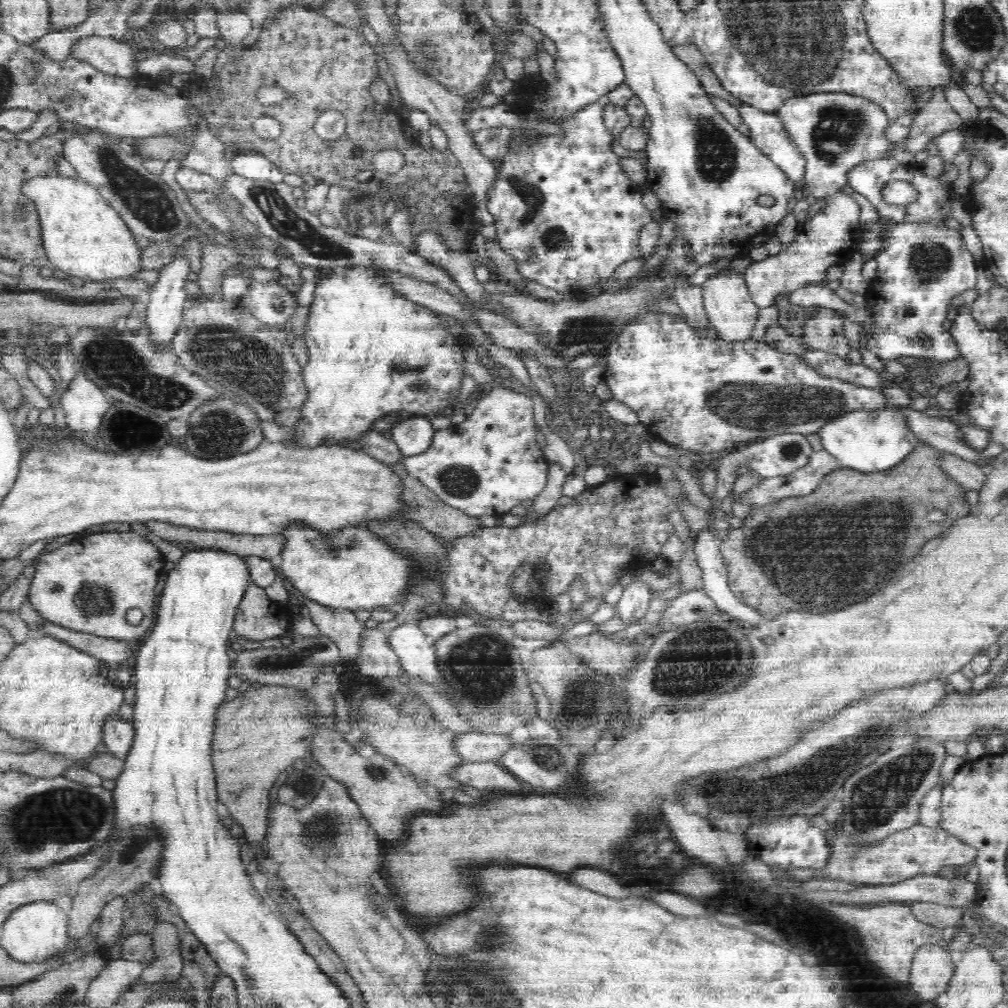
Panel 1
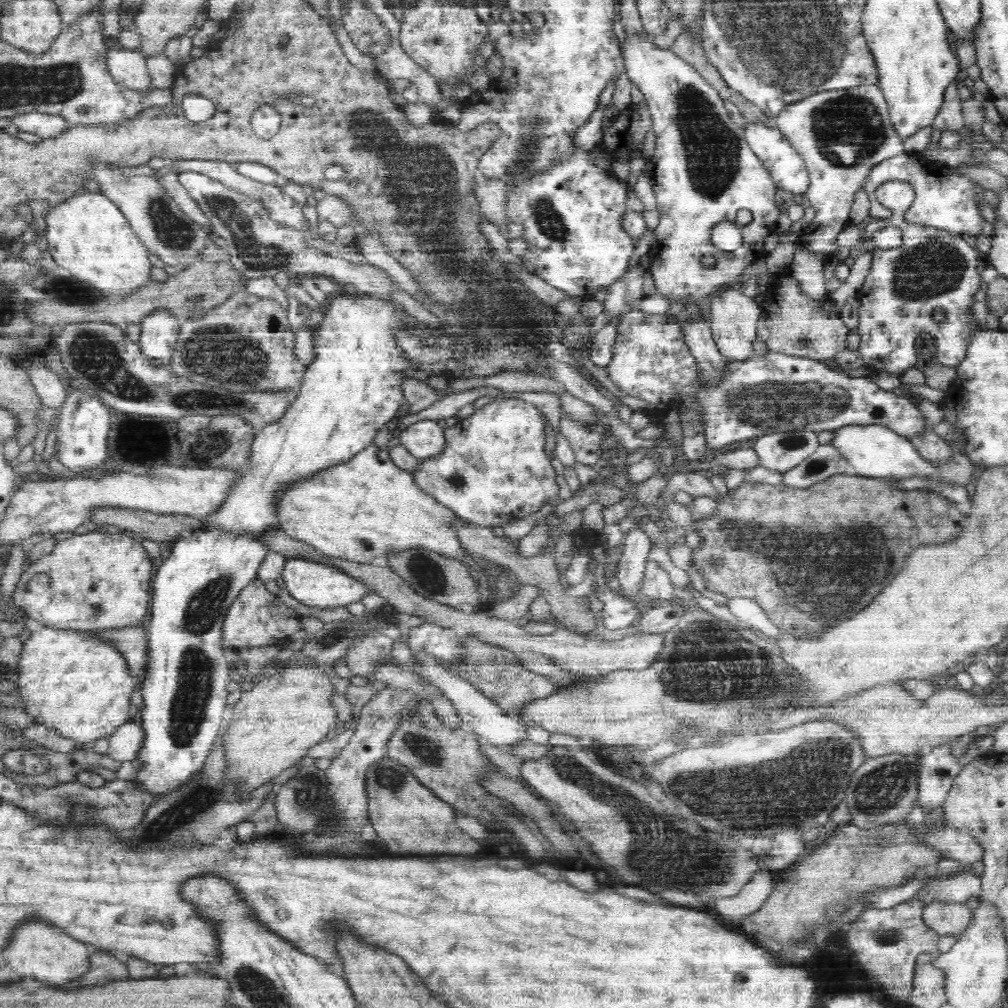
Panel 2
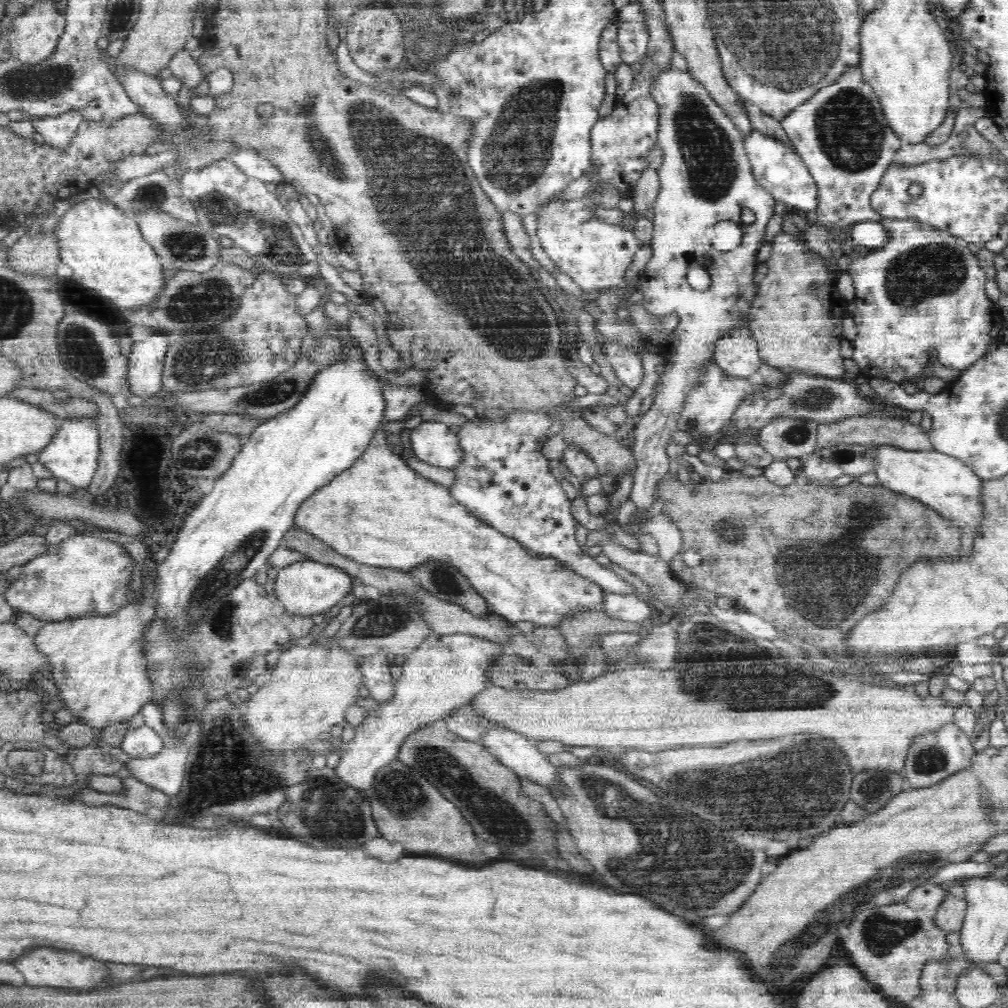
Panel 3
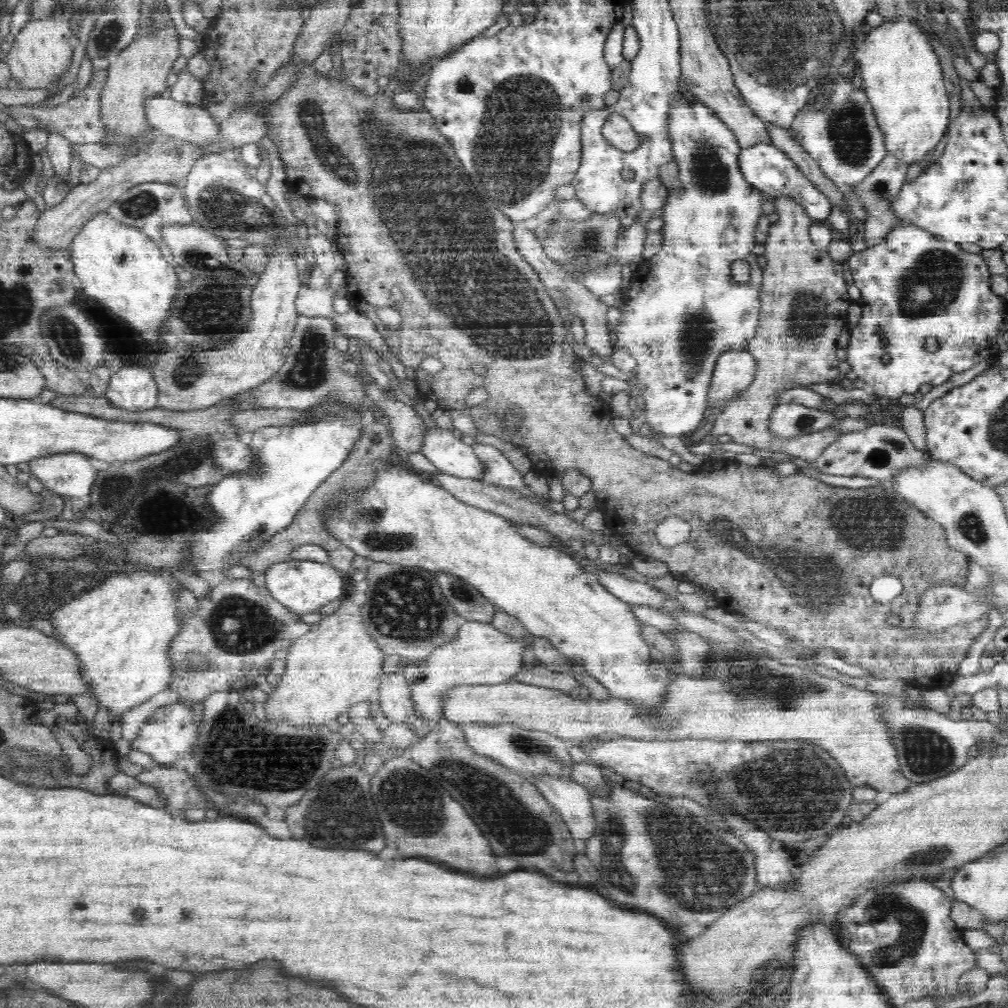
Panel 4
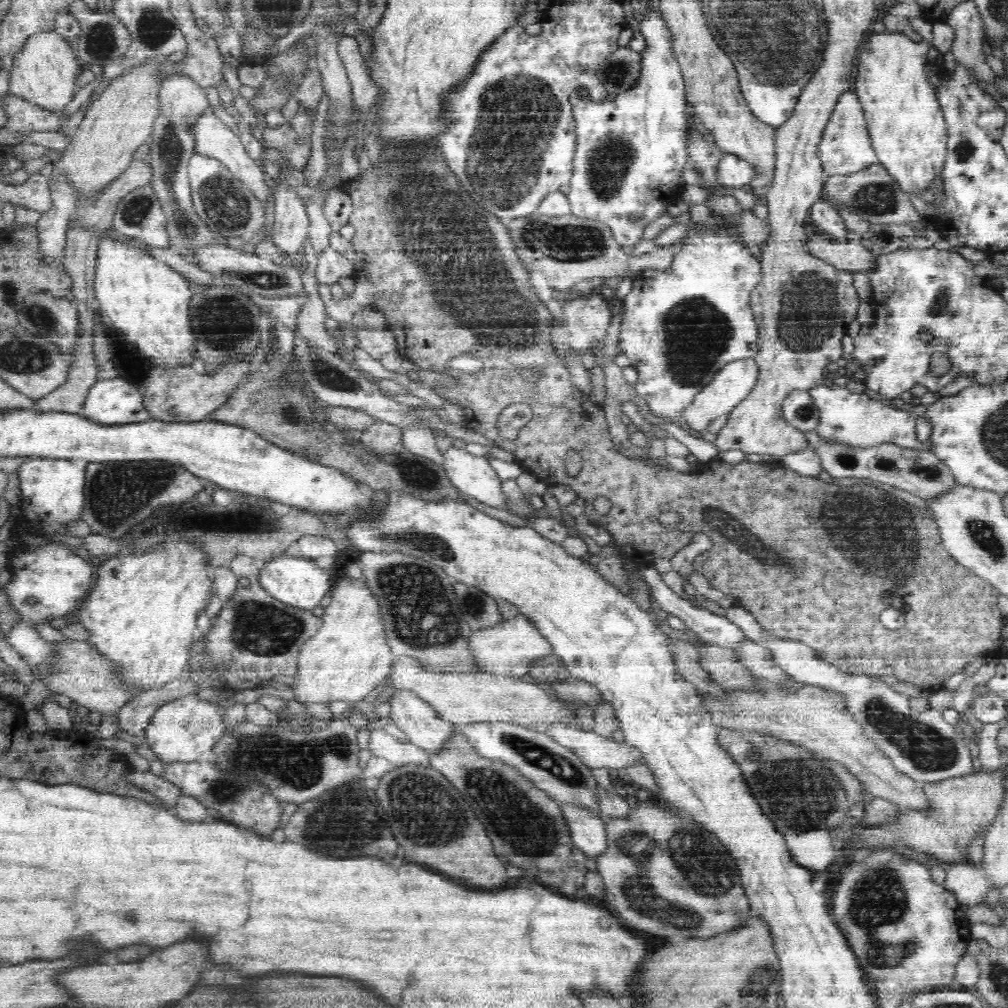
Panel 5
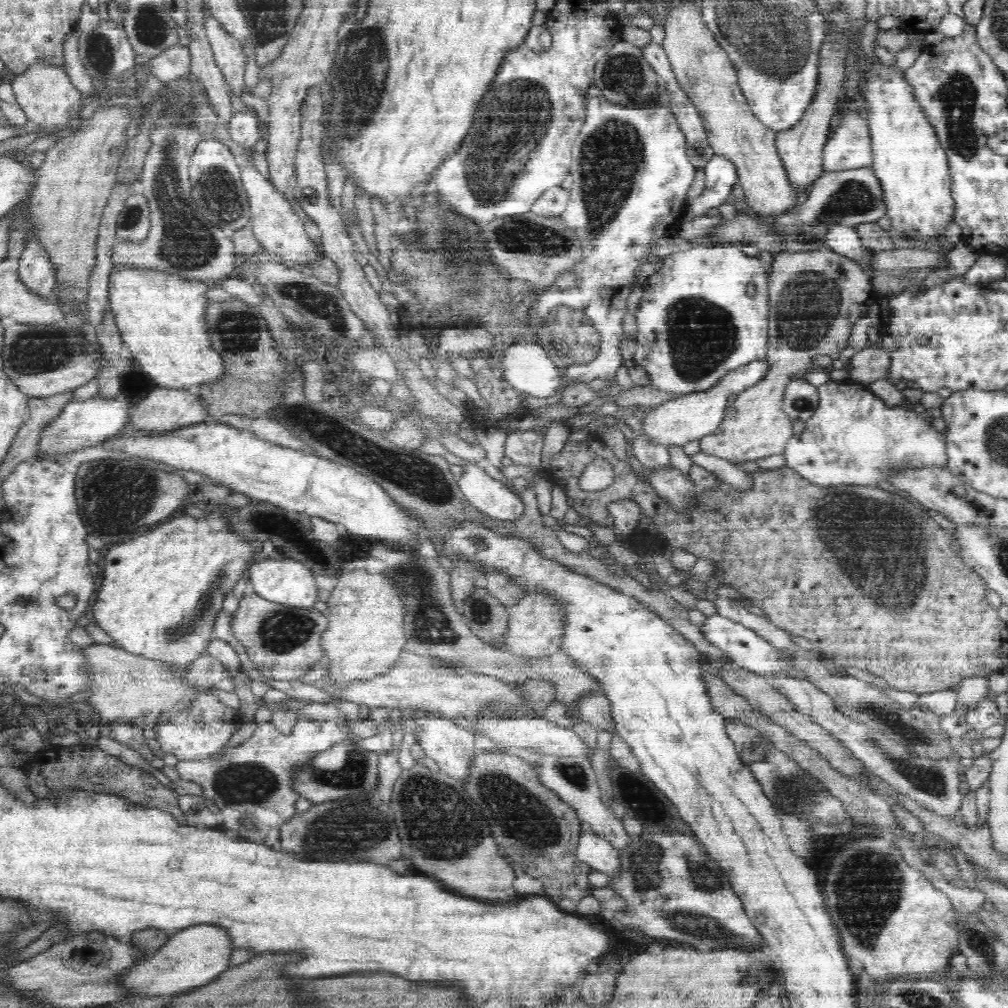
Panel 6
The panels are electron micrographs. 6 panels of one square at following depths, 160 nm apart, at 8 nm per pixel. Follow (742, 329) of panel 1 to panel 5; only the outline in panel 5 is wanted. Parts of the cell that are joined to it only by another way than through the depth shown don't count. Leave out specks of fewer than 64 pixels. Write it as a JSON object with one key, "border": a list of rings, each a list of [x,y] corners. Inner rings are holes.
{"border":[[[755,358],[738,360],[724,366],[722,370],[716,373],[708,386],[702,388],[686,406],[682,406],[682,410],[678,410],[678,414],[674,414],[673,424],[696,436],[703,430],[708,430],[712,420],[716,420],[718,416],[723,414],[730,413],[739,402],[742,402],[743,398],[746,398],[747,394],[750,394],[758,377],[759,366]]]}

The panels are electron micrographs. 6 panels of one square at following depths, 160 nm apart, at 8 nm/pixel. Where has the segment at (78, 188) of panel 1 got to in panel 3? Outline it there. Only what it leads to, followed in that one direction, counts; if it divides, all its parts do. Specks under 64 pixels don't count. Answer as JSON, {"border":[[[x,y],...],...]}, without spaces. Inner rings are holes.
{"border":[[[93,192],[88,194],[66,211],[55,232],[60,246],[60,259],[74,271],[73,280],[69,281],[70,286],[64,288],[67,305],[75,306],[77,302],[87,300],[87,311],[95,312],[98,310],[100,299],[104,298],[110,300],[118,309],[121,306],[138,308],[150,304],[162,292],[167,280],[163,276],[165,268],[161,265],[160,257],[154,248],[146,243],[136,218],[126,211],[119,210],[110,201],[100,199],[100,196]]]}

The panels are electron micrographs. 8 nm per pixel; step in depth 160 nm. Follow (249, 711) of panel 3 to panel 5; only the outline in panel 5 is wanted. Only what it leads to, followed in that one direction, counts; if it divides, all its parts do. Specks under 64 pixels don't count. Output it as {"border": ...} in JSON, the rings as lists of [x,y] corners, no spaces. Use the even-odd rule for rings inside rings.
{"border":[[[340,576],[334,580],[330,605],[324,608],[323,620],[319,631],[301,650],[300,669],[296,674],[295,686],[298,697],[303,703],[328,703],[334,700],[358,701],[370,700],[374,690],[383,684],[391,674],[396,655],[389,645],[388,630],[386,630],[381,612],[381,602],[363,578],[356,579]]]}

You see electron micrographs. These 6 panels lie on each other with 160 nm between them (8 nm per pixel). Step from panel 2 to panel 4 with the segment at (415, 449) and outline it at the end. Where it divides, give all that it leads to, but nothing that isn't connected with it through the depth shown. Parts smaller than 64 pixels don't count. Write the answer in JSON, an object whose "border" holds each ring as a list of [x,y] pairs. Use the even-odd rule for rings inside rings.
{"border":[[[440,427],[427,428],[422,441],[421,453],[424,454],[439,471],[450,474],[452,477],[480,481],[486,474],[485,463],[477,457],[473,448],[465,444],[462,439],[456,438],[453,432],[448,429],[442,429]]]}

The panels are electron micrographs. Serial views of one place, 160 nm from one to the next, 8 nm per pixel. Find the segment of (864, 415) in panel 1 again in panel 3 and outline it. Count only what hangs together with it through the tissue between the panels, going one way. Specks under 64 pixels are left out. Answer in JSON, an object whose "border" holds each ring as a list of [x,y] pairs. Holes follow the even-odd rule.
{"border":[[[878,444],[876,448],[877,477],[879,484],[895,493],[922,502],[934,509],[942,518],[958,518],[972,532],[985,522],[981,478],[956,457],[934,450],[907,451],[890,445]]]}

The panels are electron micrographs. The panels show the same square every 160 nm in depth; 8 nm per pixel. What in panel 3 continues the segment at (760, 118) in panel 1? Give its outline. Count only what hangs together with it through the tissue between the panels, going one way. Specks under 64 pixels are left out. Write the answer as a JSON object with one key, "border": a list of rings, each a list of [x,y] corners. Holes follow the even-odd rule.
{"border":[[[758,131],[745,136],[744,146],[758,184],[762,185],[776,201],[783,202],[788,209],[812,216],[820,205],[818,187],[800,155],[778,139]]]}

